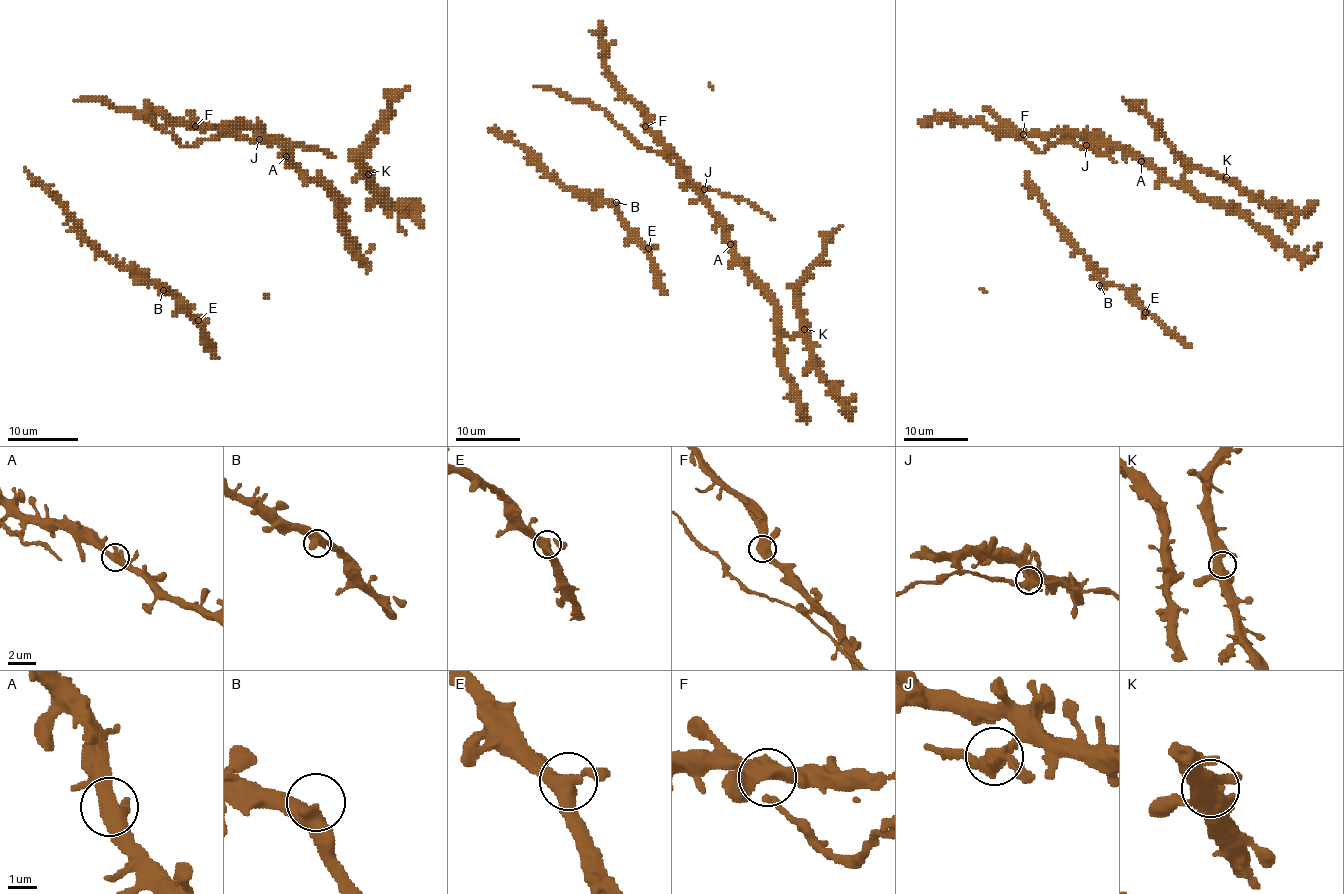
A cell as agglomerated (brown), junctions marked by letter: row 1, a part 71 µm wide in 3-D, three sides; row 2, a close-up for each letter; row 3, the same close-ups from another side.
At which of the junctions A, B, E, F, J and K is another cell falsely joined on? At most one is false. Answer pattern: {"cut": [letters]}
{"cut": ["J"]}

